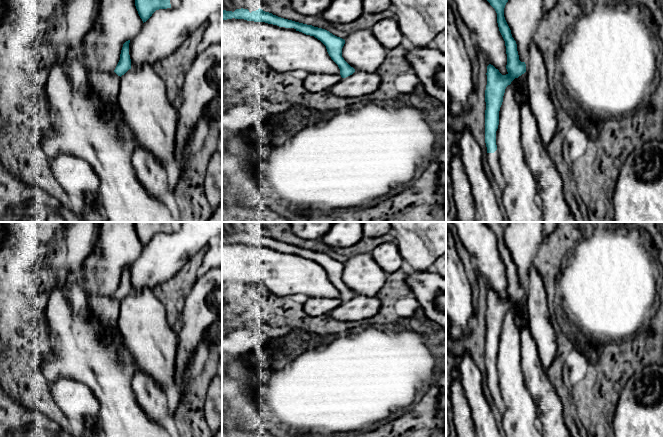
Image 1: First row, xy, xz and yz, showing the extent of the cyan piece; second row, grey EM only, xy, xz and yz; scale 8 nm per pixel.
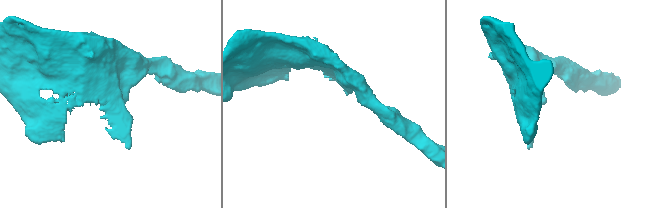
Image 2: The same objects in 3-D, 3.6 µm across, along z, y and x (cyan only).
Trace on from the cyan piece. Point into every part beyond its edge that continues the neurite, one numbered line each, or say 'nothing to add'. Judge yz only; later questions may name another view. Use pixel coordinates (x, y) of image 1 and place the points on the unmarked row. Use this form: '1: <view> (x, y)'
1: yz (493, 382)

